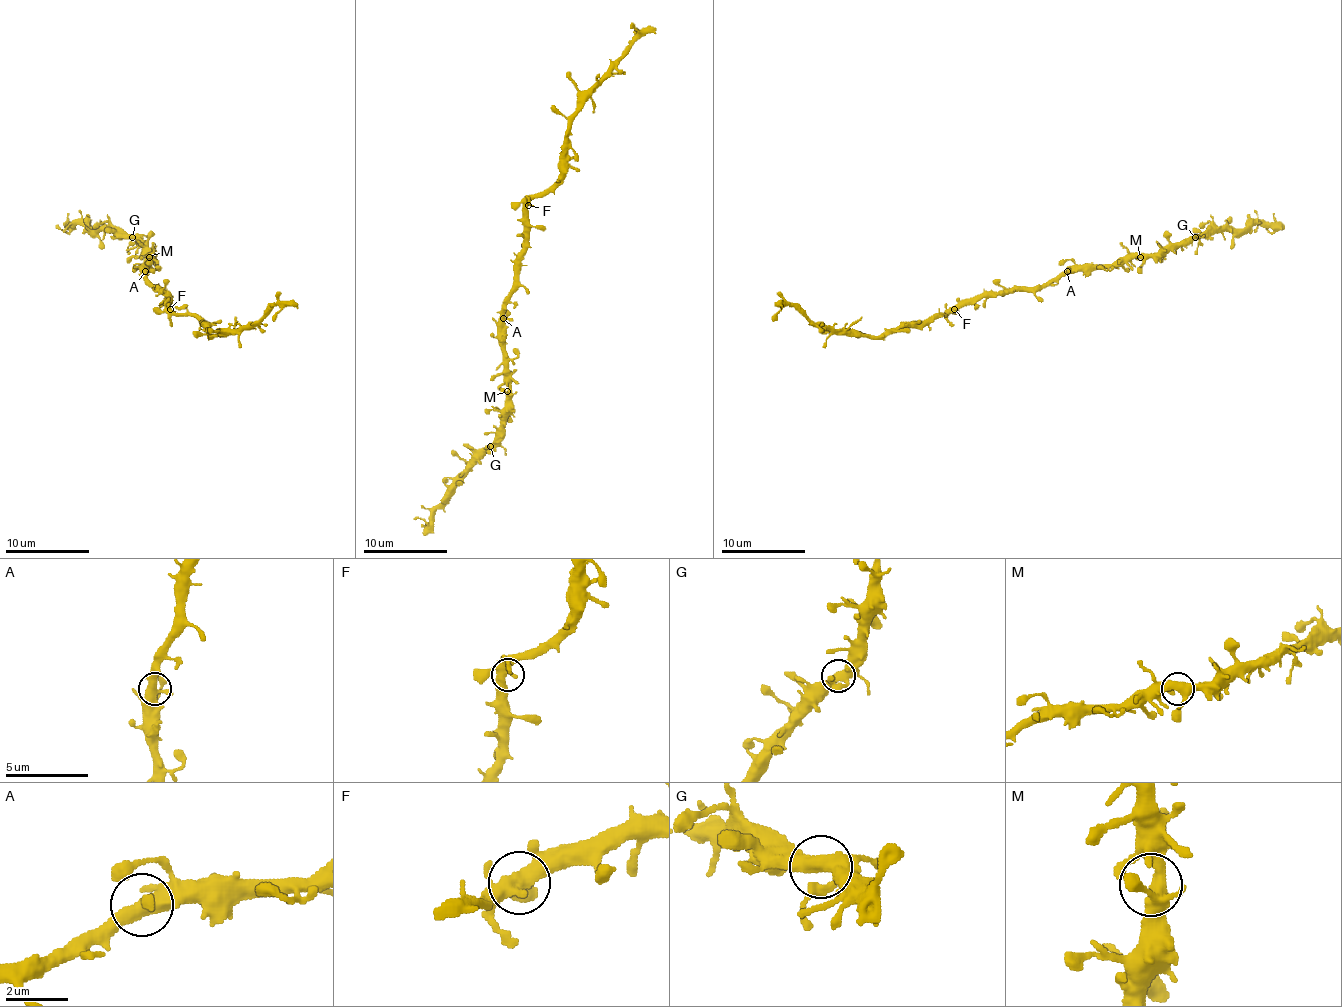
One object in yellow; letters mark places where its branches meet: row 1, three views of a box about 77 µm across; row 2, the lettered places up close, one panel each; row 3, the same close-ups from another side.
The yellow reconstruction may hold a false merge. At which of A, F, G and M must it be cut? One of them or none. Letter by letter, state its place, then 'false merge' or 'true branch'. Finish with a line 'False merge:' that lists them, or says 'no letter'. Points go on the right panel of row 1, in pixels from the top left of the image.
A: place (1067, 271); true branch
F: place (954, 309); true branch
G: place (1195, 237); true branch
M: place (1140, 257); true branch
False merge: no letter

